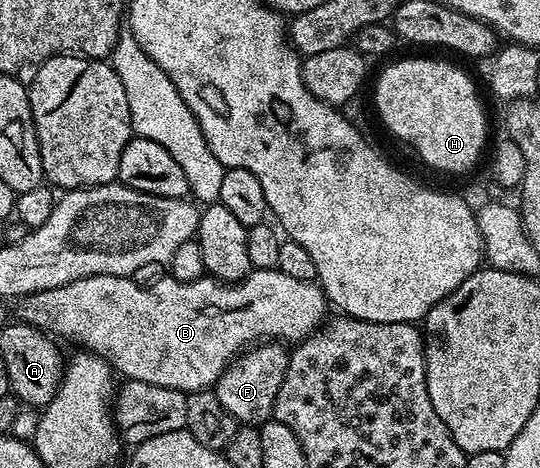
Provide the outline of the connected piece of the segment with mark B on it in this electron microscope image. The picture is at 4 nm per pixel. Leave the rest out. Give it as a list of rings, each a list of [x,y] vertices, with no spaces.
[[[277,269],[251,270],[246,278],[236,283],[223,283],[213,277],[181,283],[165,277],[156,280],[151,287],[141,287],[134,281],[125,275],[89,275],[47,291],[36,291],[21,300],[21,322],[54,337],[63,335],[79,343],[79,348],[101,355],[119,376],[126,375],[122,377],[127,380],[164,385],[168,389],[189,393],[213,388],[225,367],[229,367],[251,345],[265,339],[307,339],[322,326],[328,315],[326,293],[317,282],[296,281],[296,277],[287,277]]]

